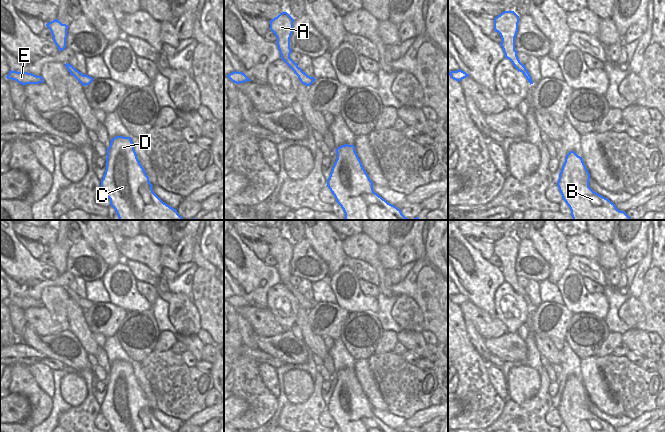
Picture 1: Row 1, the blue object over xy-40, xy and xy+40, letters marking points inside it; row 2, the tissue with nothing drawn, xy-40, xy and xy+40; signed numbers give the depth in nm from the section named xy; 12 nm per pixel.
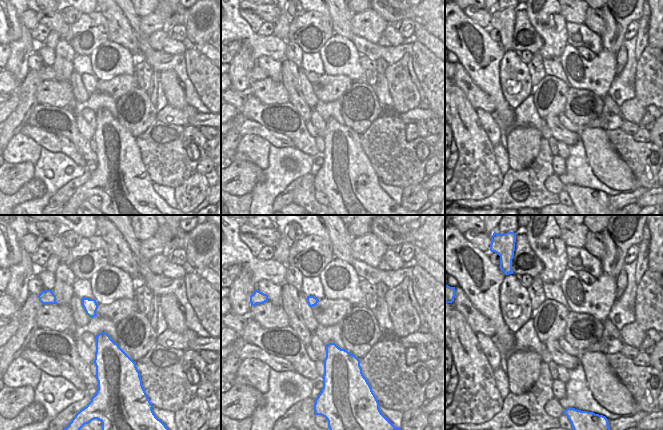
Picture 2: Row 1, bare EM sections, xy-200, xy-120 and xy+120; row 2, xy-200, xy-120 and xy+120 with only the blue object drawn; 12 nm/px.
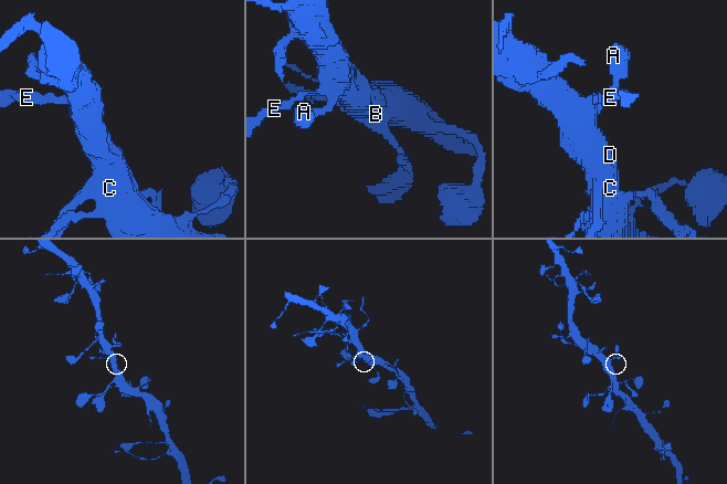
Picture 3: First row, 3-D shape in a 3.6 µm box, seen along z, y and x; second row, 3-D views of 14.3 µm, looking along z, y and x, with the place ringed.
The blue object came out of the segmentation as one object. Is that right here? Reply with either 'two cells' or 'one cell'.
one cell

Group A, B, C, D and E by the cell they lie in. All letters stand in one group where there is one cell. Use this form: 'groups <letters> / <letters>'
groups A B C D E

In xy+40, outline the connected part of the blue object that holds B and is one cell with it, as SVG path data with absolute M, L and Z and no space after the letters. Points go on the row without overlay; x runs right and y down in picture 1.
M570 375L559 398L557 410L569 432L616 432L615 428L589 411L590 398L582 381Z

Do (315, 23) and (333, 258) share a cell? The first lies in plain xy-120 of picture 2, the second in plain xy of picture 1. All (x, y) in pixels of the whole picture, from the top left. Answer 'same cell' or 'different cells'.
different cells

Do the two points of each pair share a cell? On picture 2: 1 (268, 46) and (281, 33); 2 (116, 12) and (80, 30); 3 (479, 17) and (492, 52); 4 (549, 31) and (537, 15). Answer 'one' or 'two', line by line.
1: two
2: two
3: two
4: one

